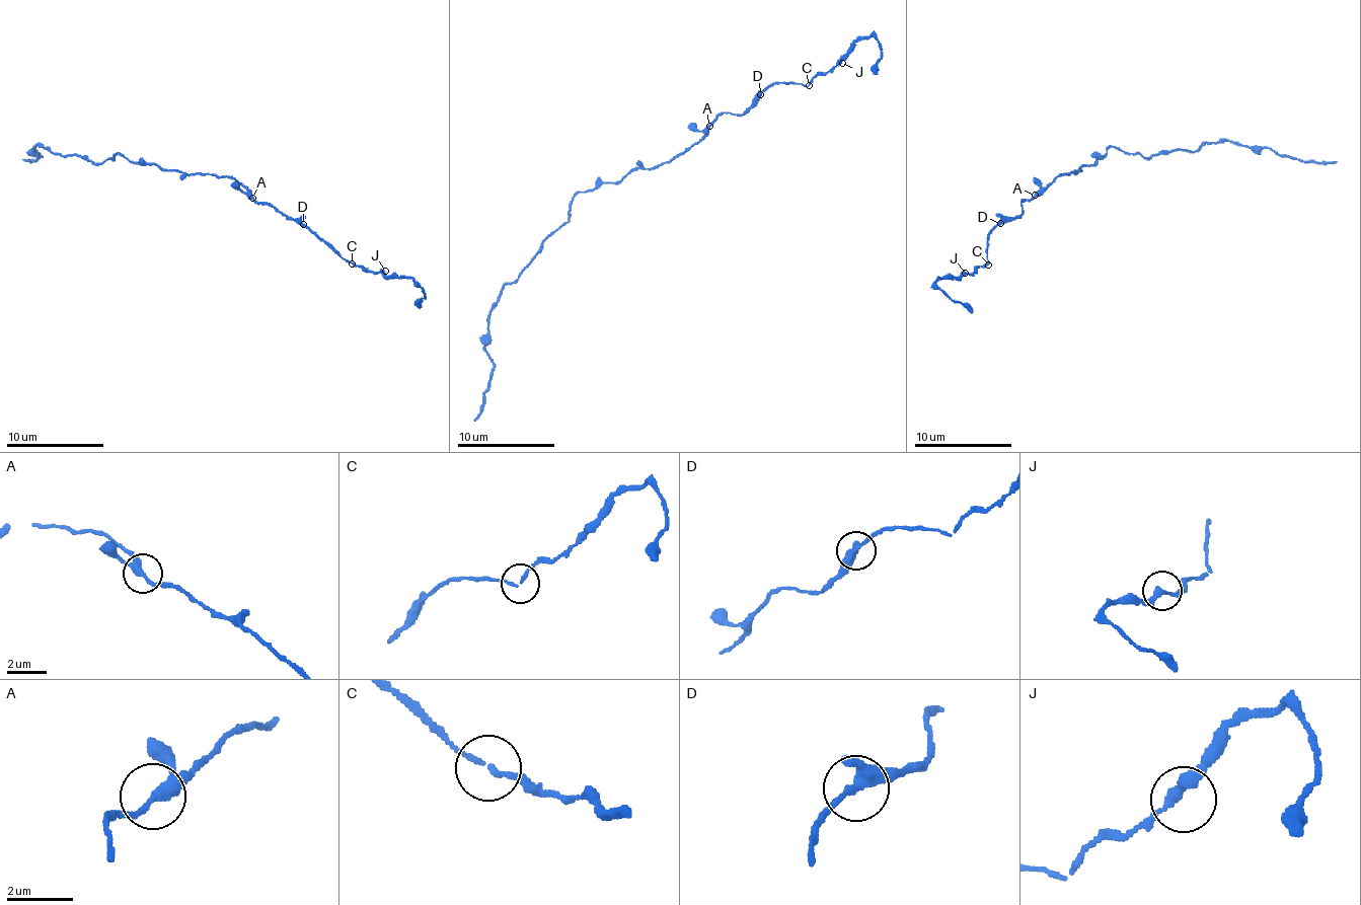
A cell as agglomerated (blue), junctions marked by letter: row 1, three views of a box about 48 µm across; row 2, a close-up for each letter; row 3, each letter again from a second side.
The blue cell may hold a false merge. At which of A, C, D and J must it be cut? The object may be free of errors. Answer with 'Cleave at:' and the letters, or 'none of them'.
Cleave at: none of them

